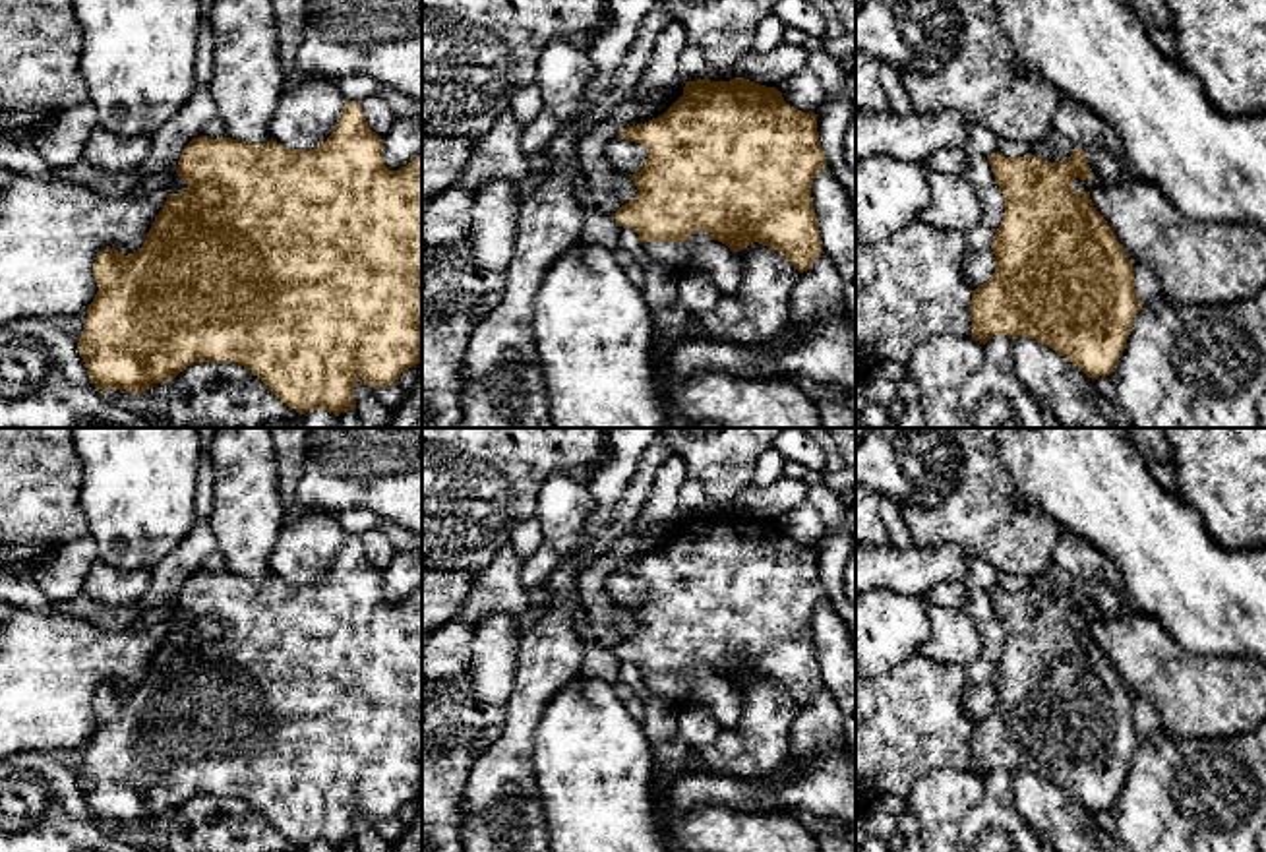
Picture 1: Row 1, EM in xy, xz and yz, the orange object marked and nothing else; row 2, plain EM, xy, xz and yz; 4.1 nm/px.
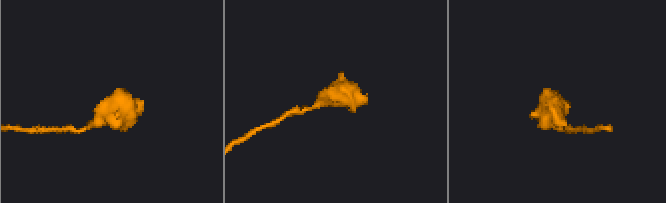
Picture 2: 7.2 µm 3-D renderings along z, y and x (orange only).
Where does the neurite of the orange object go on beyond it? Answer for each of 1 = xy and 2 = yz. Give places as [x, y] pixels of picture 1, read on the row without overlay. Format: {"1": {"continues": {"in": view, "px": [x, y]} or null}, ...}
{"1": {"continues": null}, "2": {"continues": null}}

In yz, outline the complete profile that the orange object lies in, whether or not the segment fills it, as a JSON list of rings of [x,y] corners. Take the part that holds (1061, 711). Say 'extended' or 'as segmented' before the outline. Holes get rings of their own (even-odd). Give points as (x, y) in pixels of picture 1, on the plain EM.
as segmented | [[[1080,581],[1067,594],[1049,596],[1036,589],[989,593],[995,618],[1005,629],[1005,649],[993,670],[993,711],[972,724],[972,773],[987,776],[993,769],[1030,771],[1067,790],[1088,811],[1109,809],[1142,744],[1136,730],[1132,695],[1105,653],[1096,645],[1090,625],[1074,627],[1070,616],[1092,616]]]

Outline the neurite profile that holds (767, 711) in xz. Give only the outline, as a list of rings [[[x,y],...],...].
[[[759,676],[734,687],[741,697],[736,730],[755,759],[757,775],[770,775],[792,757],[792,724],[799,705],[778,684]]]

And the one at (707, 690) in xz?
[[[701,664],[678,678],[685,684],[685,697],[679,707],[703,707],[722,728],[736,728],[741,718],[741,697],[722,676],[712,674]]]

